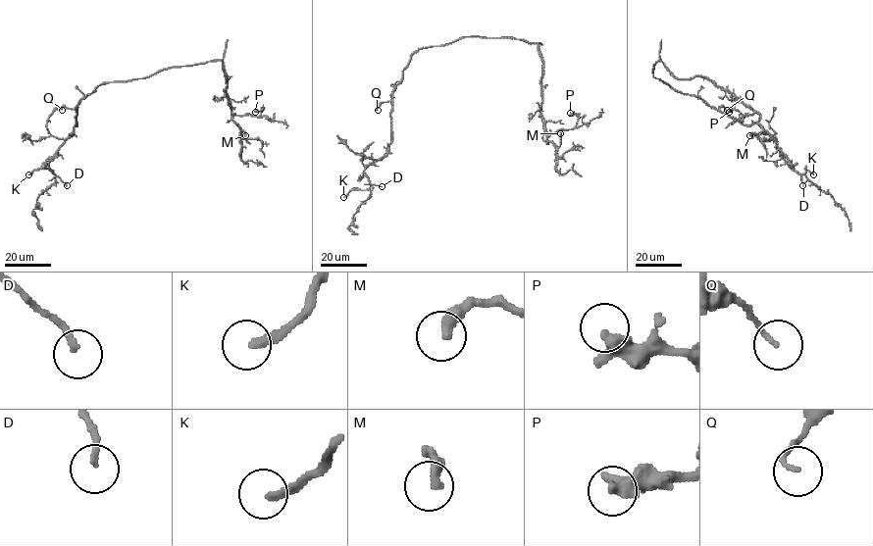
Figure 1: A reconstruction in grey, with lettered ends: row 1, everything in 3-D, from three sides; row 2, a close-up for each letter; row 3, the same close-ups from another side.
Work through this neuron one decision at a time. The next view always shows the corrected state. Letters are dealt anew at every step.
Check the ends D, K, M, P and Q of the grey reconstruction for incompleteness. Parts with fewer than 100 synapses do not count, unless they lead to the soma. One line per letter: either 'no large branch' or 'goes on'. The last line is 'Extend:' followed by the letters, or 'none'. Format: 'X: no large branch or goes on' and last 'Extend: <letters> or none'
D: no large branch
K: no large branch
M: no large branch
P: no large branch
Q: no large branch
Extend: none

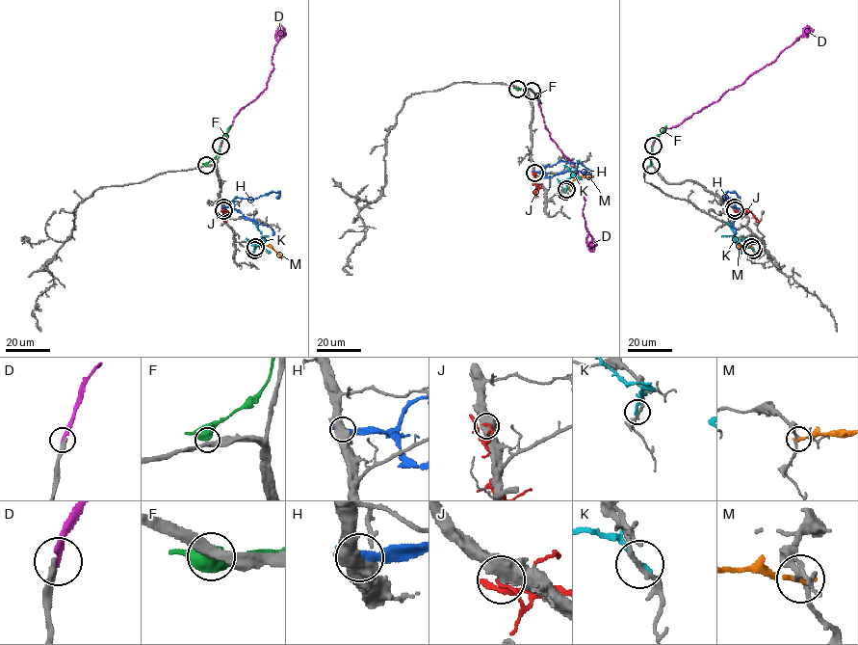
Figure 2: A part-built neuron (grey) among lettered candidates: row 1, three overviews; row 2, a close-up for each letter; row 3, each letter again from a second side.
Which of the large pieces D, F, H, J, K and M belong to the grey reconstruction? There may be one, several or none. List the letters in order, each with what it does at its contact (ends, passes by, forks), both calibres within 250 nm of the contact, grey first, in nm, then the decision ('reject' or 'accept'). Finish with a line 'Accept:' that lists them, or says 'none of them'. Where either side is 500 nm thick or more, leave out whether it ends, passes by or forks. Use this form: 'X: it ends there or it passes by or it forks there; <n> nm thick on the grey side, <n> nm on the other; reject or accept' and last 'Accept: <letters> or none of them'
D: it ends there; 280 nm thick on the grey side, 220 nm on the other; accept
F: 360 nm thick on the grey side, 700 nm on the other; reject
H: 600 nm thick on the grey side, 360 nm on the other; reject
J: 550 nm thick on the grey side, 130 nm on the other; reject
K: it ends there; 190 nm thick on the grey side, 240 nm on the other; reject
M: it ends there; 190 nm thick on the grey side, 240 nm on the other; reject
Accept: D

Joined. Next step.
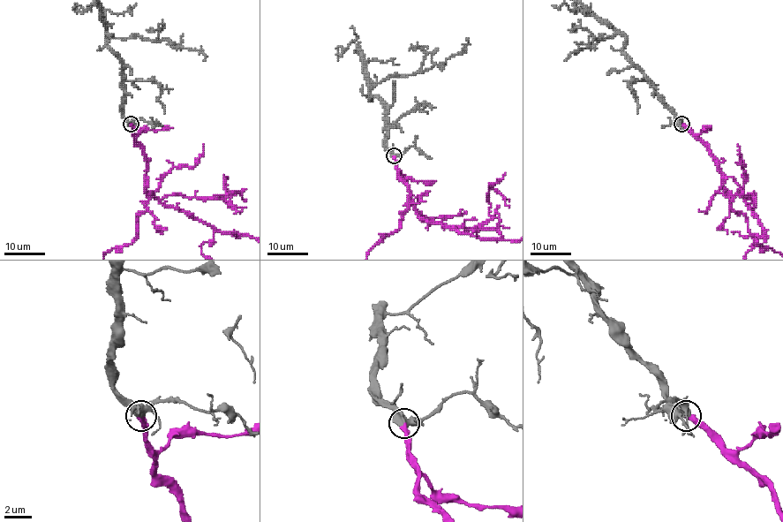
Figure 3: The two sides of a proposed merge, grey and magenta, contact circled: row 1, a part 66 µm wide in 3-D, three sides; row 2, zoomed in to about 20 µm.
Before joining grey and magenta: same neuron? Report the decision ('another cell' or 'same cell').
same cell

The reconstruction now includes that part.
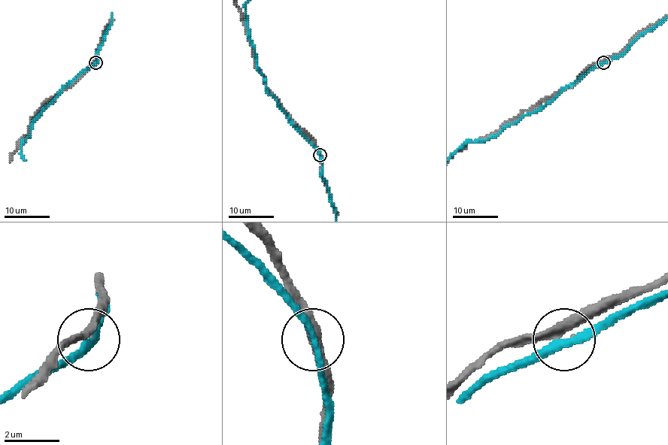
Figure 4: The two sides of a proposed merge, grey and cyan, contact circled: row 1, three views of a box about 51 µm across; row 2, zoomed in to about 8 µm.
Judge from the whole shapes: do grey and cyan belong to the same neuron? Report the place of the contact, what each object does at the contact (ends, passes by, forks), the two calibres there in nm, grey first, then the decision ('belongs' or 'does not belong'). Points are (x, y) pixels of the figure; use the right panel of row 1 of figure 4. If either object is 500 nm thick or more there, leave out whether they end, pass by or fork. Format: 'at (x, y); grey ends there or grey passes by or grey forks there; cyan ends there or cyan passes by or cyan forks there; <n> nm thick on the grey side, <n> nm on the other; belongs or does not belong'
at (603, 62); grey passes by; cyan passes by; 280 nm thick on the grey side, 240 nm on the other; does not belong

